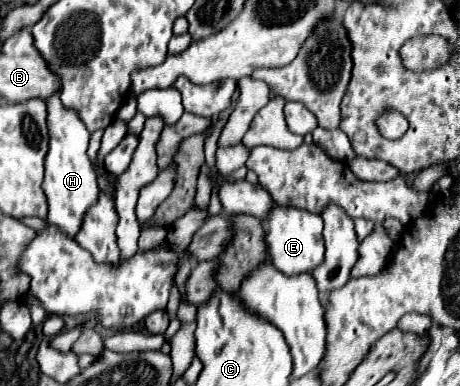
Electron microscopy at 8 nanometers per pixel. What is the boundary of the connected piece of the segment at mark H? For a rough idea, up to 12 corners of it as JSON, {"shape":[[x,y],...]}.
{"shape":[[47,97],[47,219],[75,237],[99,195],[89,131]]}

